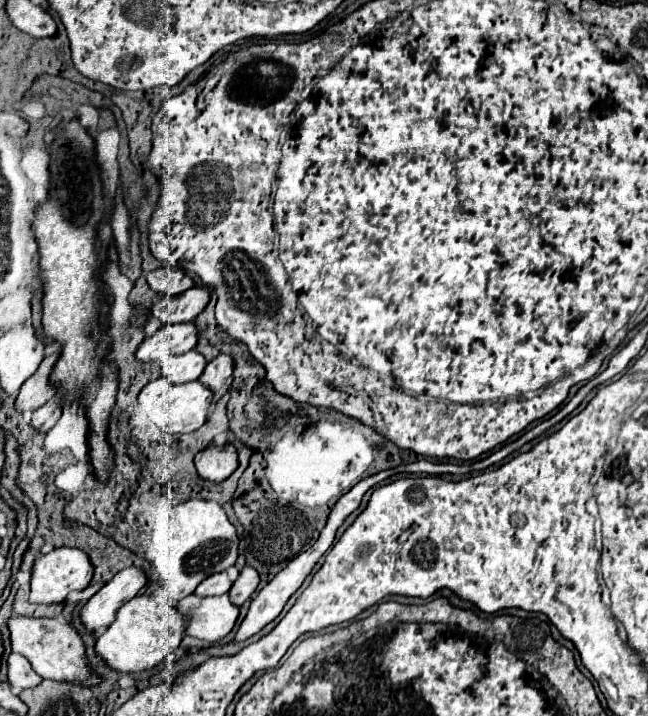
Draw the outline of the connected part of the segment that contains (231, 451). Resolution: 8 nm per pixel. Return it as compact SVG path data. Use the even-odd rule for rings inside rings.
M224 444L224 446L208 446L204 450L200 450L196 456L194 456L194 464L196 464L196 470L198 474L204 478L204 480L210 480L210 482L222 482L226 480L236 468L238 468L238 452L232 444Z

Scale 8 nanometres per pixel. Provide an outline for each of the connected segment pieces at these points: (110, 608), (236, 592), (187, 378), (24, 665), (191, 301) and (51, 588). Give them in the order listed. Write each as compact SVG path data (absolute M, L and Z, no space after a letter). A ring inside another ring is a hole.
M136 566L118 572L82 608L82 620L86 628L92 632L96 630L102 632L104 628L108 628L114 622L118 608L122 608L128 600L132 600L146 586L146 582L148 578L144 570Z
M244 566L244 570L242 570L240 576L238 576L238 580L232 584L228 596L230 596L230 600L232 600L236 606L242 606L242 604L256 592L258 584L260 584L258 572L256 572L252 566Z
M190 350L180 356L168 356L162 362L162 376L168 378L172 384L182 384L182 382L194 382L200 378L200 374L206 368L206 358Z
M10 654L10 658L8 658L8 682L16 692L20 692L20 690L38 686L42 682L42 676L38 676L34 672L34 668L30 666L30 662L24 656Z
M194 286L182 294L166 296L152 306L152 316L160 318L162 324L192 322L210 302L210 290L204 286Z
M56 548L48 554L40 554L32 570L30 602L32 604L62 604L72 590L84 590L90 584L92 576L94 576L94 566L90 558L78 548Z

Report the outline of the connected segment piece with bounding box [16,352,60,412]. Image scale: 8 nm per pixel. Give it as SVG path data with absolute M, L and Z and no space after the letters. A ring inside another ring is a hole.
M58 352L46 356L42 360L42 364L38 366L38 370L22 384L22 388L18 392L18 398L16 398L16 408L20 412L40 408L42 404L46 404L56 394L58 386L52 384L50 374L52 374L52 368L54 368L58 356L60 356Z

